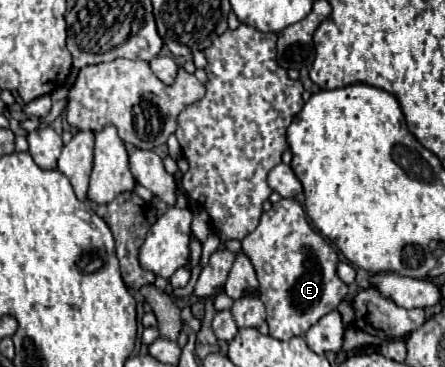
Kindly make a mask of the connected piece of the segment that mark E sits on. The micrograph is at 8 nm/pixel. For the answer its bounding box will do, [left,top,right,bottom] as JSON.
[242,198,348,340]

